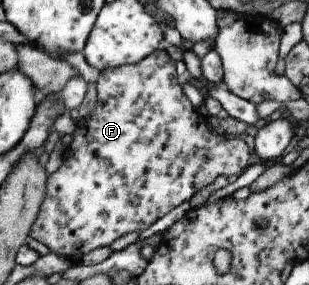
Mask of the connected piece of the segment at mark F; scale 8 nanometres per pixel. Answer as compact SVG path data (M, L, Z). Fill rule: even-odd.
M166 50L154 51L152 54L145 56L140 62L129 65L122 65L113 69L104 69L96 82L97 102L96 108L90 117L79 118L76 122L77 128L71 134L73 139L63 153L62 165L56 172L48 177L46 185L46 194L38 211L36 220L31 226L30 238L35 238L43 242L49 252L54 252L60 256L69 258L74 263L80 263L82 256L100 248L100 246L110 246L116 238L134 232L134 230L146 230L150 228L158 218L174 210L176 206L188 202L198 190L204 186L211 185L216 177L238 176L250 163L248 144L244 141L243 136L227 137L215 133L209 127L208 117L198 112L190 103L190 100L184 95L180 88L180 80L176 74L175 61L168 58Z

